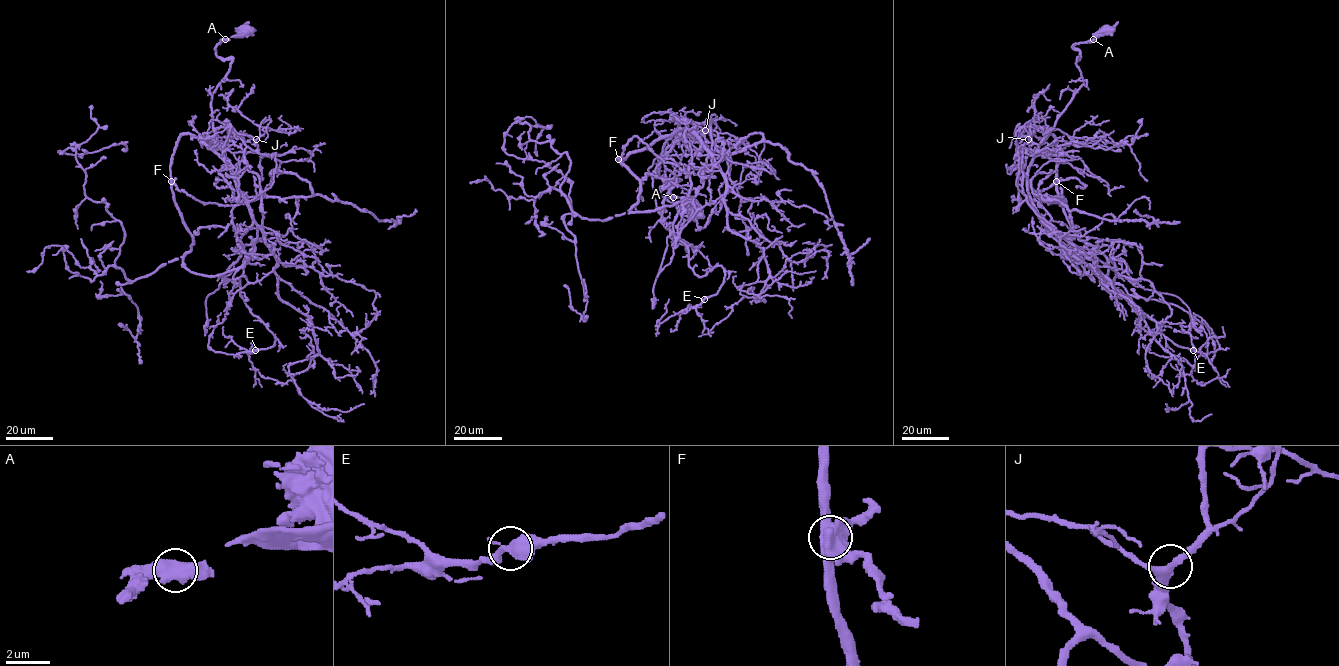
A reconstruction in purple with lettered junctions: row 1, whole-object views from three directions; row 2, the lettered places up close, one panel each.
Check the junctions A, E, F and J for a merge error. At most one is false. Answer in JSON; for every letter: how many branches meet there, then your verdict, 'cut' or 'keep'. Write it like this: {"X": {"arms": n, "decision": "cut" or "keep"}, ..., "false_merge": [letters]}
{"A": {"arms": 2, "decision": "keep"}, "E": {"arms": 3, "decision": "keep"}, "F": {"arms": 3, "decision": "cut"}, "J": {"arms": 3, "decision": "keep"}, "false_merge": ["F"]}

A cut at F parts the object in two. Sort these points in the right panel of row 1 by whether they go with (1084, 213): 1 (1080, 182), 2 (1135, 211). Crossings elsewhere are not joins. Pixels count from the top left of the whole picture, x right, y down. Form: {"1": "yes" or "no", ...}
{"1": "yes", "2": "yes"}

